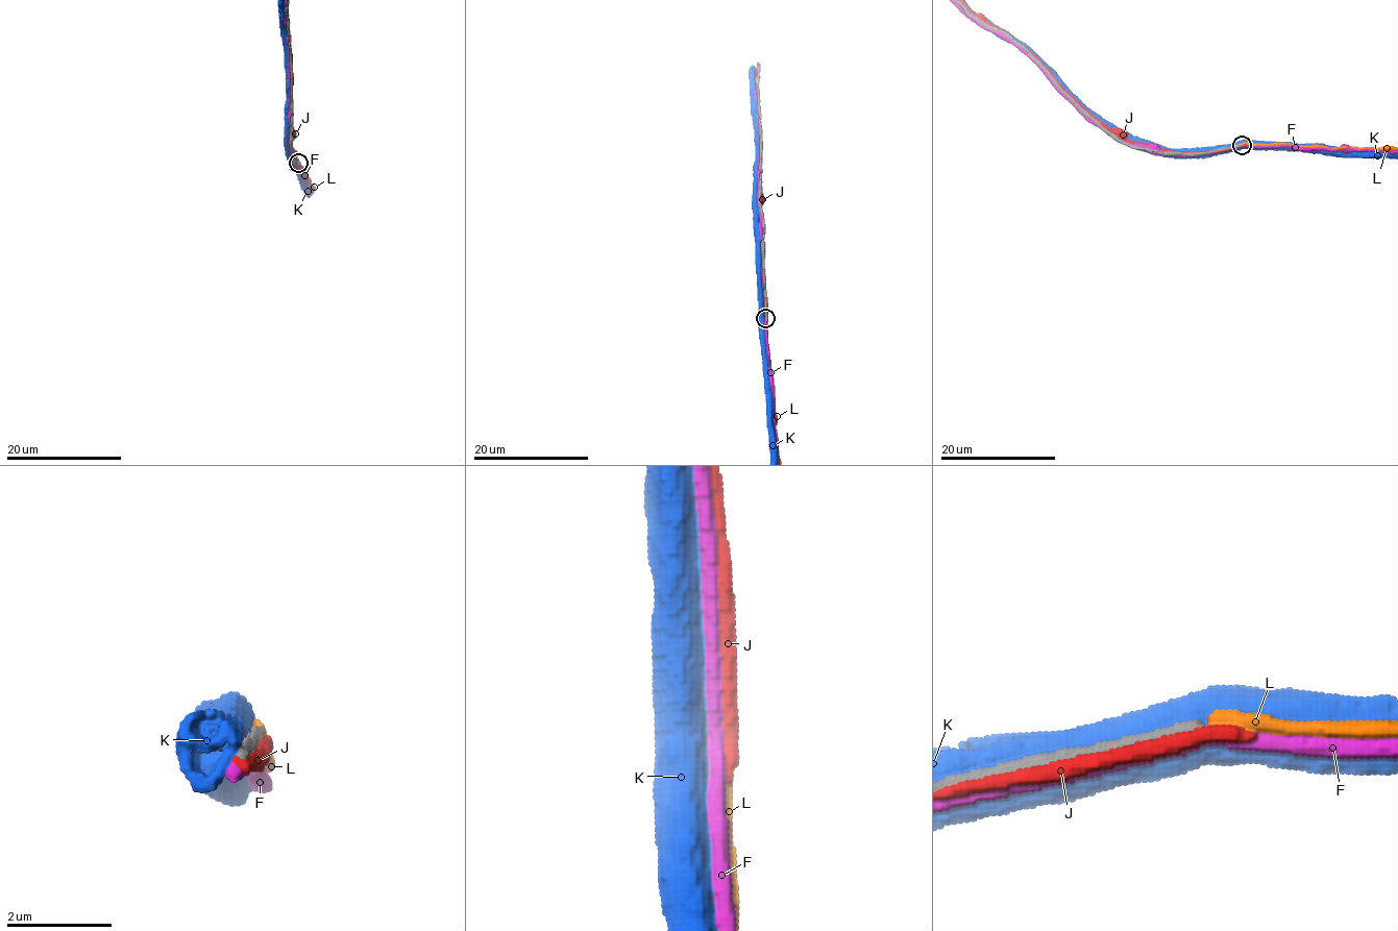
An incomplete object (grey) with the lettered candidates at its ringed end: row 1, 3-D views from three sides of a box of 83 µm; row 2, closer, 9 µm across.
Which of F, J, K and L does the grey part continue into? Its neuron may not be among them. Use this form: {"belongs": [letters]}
{"belongs": ["L"]}

